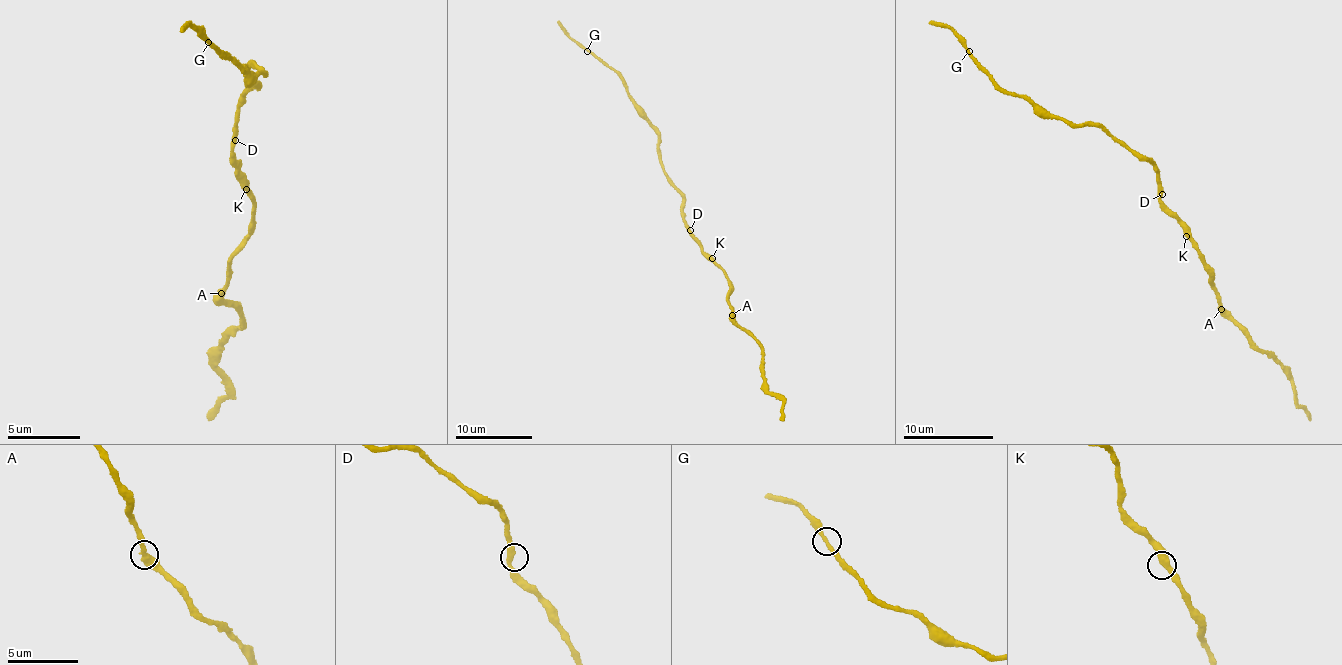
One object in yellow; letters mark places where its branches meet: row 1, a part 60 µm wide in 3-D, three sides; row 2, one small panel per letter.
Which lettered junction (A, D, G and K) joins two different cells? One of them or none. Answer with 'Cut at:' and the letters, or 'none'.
Cut at: none

